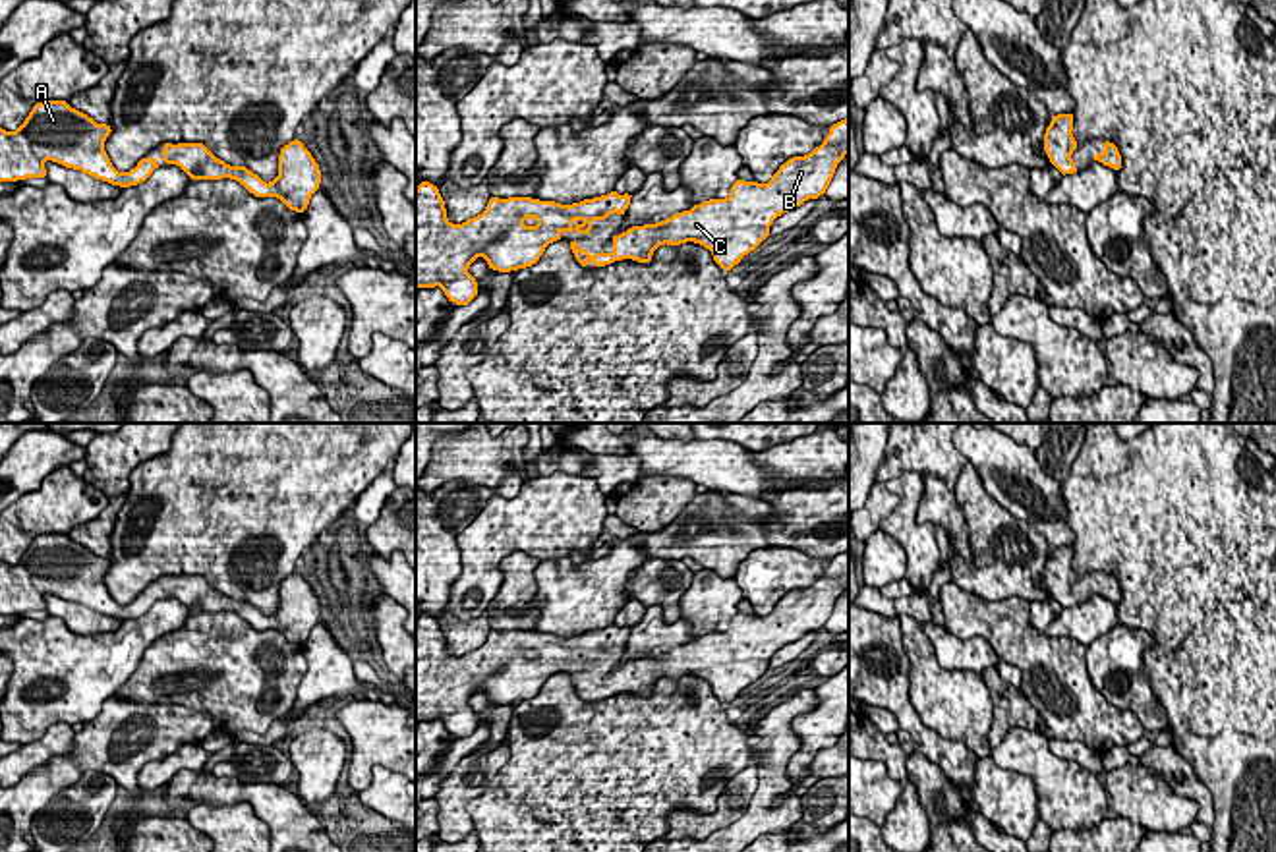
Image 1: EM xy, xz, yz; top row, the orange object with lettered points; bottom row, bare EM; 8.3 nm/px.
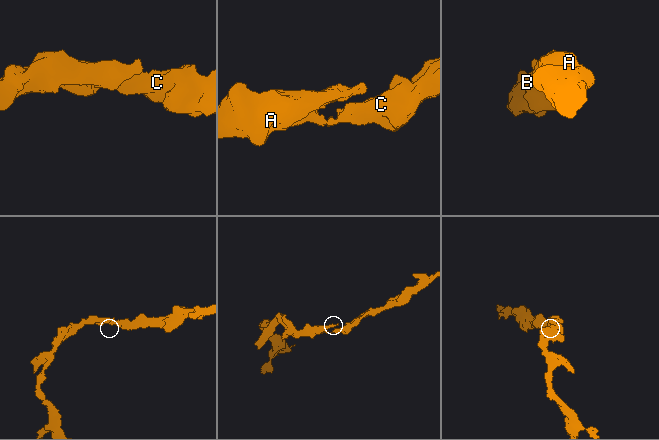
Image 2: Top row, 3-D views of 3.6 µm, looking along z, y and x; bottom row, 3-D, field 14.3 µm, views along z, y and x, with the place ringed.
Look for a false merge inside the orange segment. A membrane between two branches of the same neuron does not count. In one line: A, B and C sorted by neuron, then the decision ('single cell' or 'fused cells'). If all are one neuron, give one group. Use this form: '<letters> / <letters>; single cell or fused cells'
A B C; single cell

